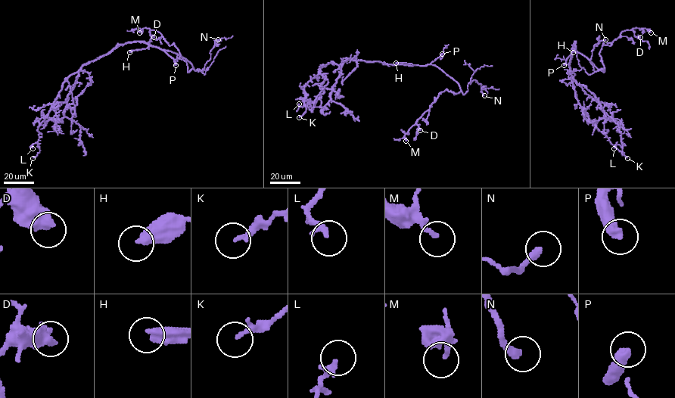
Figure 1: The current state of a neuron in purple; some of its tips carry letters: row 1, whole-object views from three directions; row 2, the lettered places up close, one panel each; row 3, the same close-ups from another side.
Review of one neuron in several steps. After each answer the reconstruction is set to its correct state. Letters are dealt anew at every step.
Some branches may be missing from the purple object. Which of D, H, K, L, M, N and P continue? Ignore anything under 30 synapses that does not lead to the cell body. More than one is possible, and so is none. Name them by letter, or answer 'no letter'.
N, P

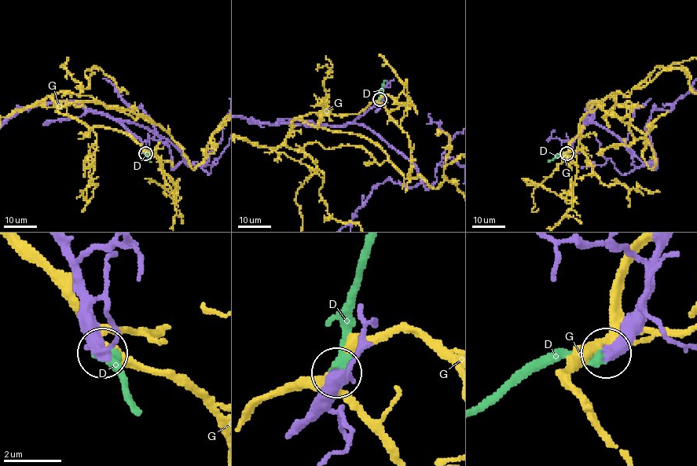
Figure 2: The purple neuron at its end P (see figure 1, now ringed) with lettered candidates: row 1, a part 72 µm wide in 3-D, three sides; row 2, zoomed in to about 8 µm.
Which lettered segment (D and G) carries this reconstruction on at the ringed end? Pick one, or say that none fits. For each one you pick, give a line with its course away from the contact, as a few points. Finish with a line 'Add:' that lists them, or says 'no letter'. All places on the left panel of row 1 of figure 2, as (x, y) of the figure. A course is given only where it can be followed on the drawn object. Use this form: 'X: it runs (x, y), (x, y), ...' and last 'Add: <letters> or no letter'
Add: D

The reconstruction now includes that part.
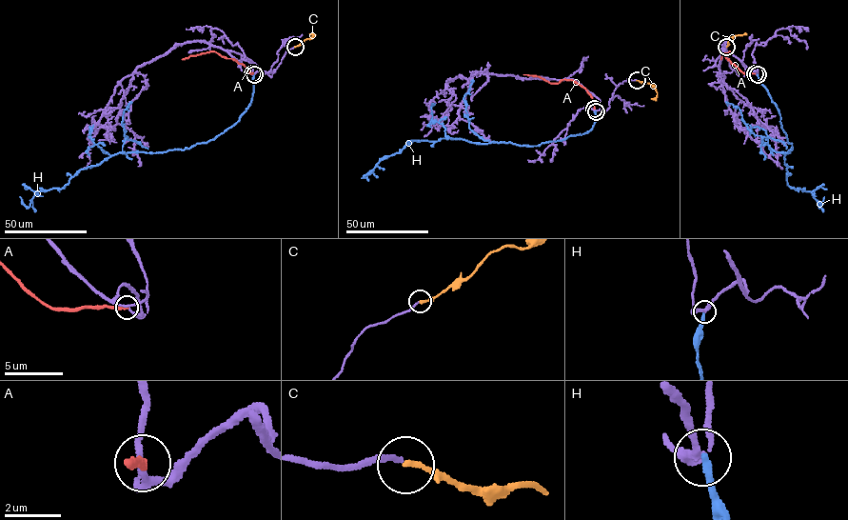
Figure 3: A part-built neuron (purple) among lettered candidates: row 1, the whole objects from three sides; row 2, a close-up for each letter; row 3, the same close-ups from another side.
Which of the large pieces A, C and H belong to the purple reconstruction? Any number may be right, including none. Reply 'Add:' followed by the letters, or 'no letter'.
Add: C

